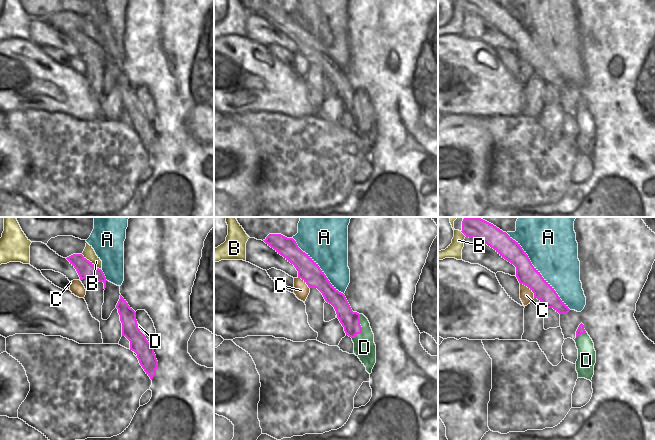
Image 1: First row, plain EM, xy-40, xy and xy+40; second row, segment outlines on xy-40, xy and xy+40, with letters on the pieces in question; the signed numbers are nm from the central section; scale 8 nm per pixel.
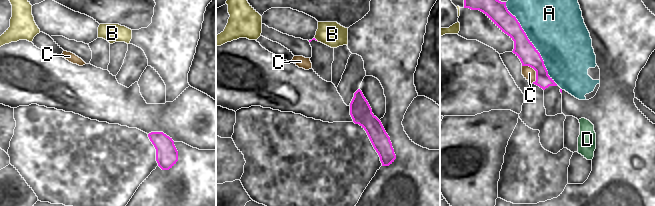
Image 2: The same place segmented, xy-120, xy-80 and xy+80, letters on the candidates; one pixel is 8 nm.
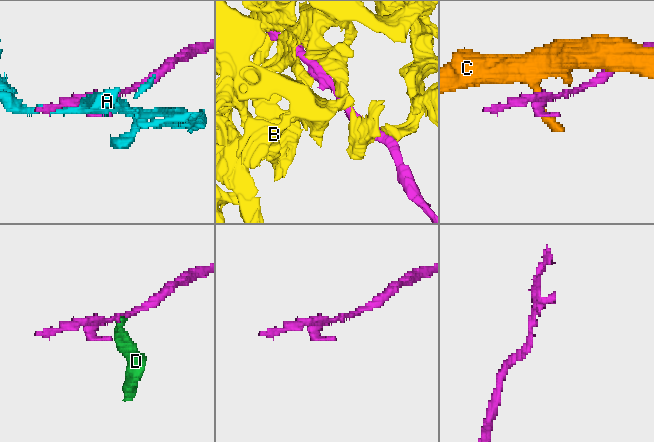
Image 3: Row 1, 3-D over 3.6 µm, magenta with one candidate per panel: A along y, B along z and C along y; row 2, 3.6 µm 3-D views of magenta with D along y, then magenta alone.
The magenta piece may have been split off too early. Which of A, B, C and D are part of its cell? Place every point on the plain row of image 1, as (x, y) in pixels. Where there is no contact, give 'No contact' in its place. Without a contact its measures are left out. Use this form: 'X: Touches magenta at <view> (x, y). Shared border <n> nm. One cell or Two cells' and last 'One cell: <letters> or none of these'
A: Touches magenta at xy+40 (537, 47). Shared border 800 nm. Two cells
B: Touches magenta at xy-40 (91, 38). Shared border 200 nm. Two cells
C: Touches magenta at xy+40 (530, 65). Shared border 170 nm. Two cells
D: Touches magenta at xy (361, 104). Shared border 220 nm. Two cells
One cell: none of these.

